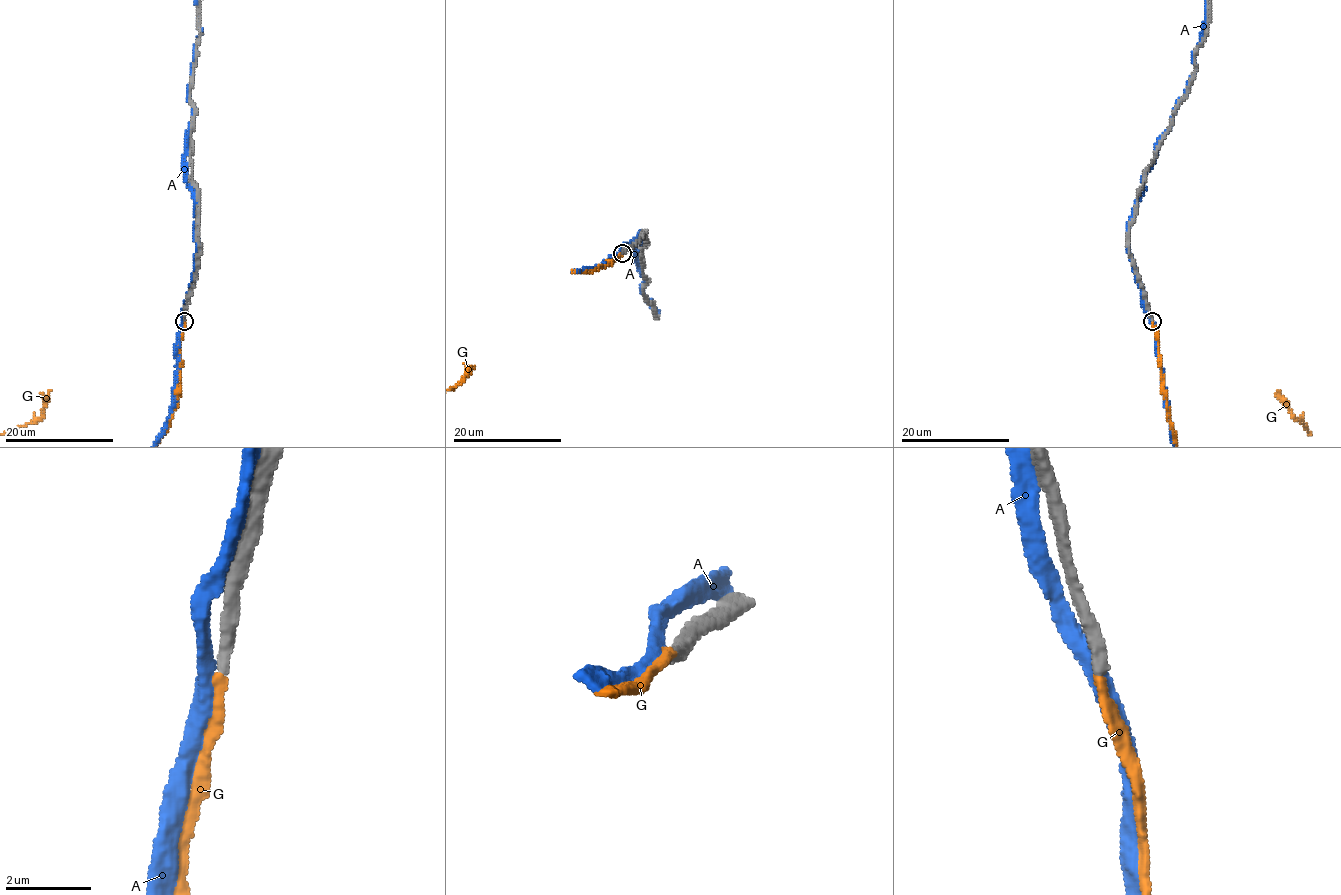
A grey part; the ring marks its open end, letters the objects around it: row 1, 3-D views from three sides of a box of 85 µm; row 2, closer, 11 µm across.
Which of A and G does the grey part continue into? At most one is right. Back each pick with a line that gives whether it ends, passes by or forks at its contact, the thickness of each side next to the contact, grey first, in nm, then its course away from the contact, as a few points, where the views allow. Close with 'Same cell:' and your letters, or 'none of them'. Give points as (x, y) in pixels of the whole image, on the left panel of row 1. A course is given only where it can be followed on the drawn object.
G: It ends there. Thickness 280 nm (grey) against 260 nm
Same cell: G

